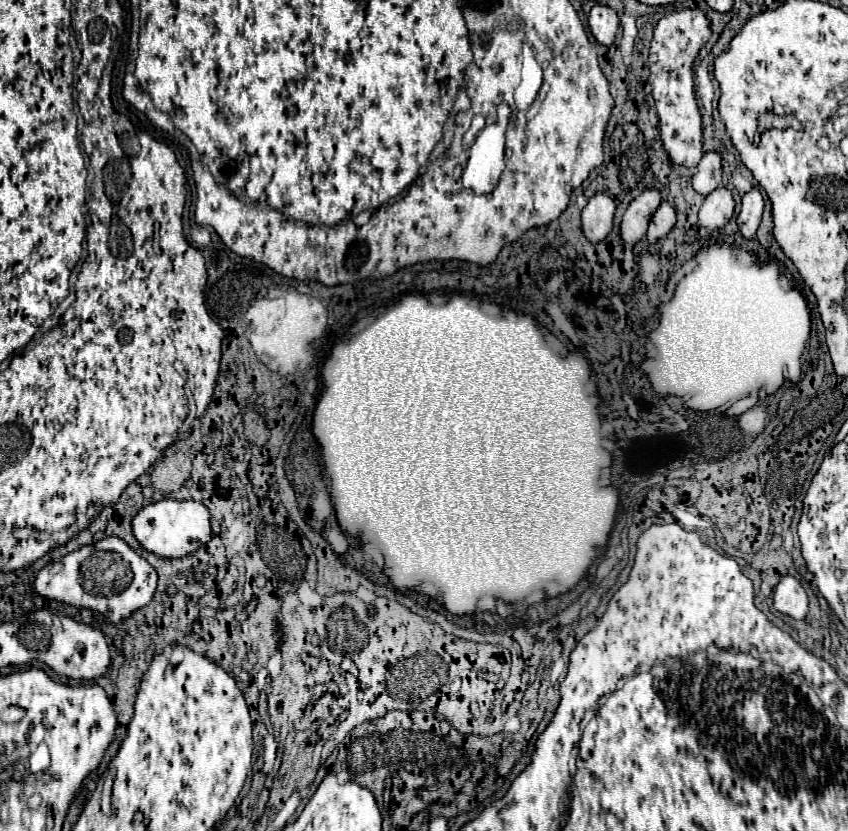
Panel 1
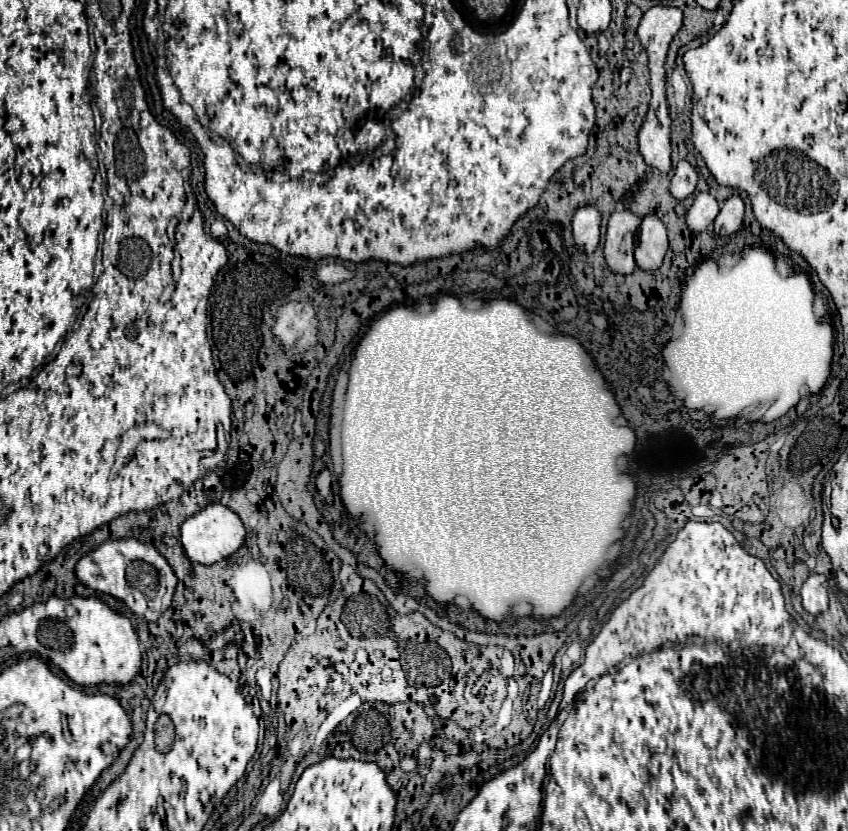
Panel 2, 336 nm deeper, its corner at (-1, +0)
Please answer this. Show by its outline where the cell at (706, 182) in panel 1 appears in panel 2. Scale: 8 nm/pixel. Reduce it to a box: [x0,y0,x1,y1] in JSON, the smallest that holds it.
[670,160,698,200]

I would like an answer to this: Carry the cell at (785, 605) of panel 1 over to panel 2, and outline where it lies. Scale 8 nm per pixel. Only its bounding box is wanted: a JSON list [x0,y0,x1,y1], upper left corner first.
[802,574,828,616]

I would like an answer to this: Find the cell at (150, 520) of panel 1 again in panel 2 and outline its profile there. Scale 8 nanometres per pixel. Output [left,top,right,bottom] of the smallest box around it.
[180,504,244,564]

